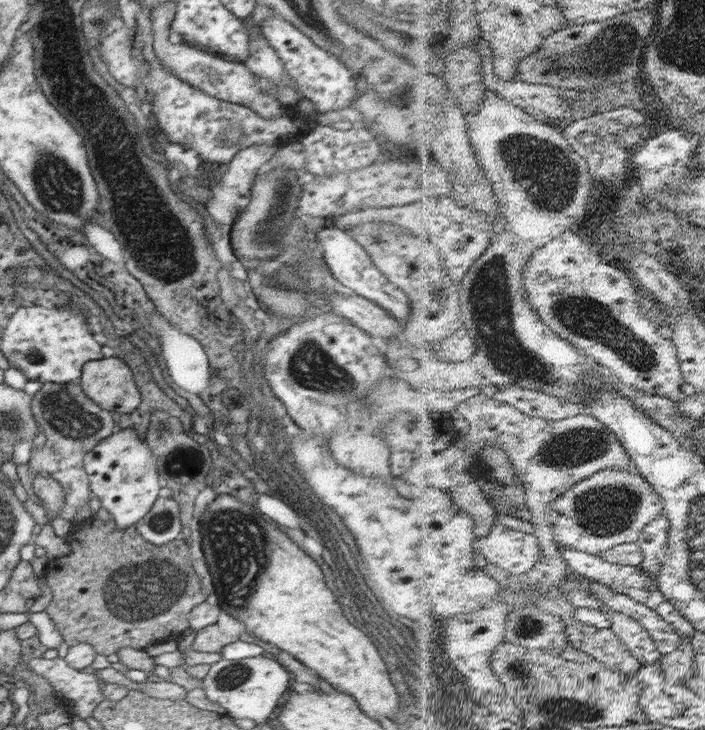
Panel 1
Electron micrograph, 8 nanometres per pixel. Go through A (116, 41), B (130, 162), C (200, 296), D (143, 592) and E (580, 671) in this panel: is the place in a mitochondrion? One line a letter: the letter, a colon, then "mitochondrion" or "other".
A: mitochondrion
B: mitochondrion
C: other
D: mitochondrion
E: other

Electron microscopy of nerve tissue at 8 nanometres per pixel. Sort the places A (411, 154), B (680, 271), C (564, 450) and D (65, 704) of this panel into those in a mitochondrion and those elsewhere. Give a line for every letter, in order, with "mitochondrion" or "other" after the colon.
A: other
B: other
C: mitochondrion
D: other

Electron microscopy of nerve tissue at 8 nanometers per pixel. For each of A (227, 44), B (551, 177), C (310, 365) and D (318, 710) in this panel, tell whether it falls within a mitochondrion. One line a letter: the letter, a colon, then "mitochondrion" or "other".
A: other
B: mitochondrion
C: mitochondrion
D: other

